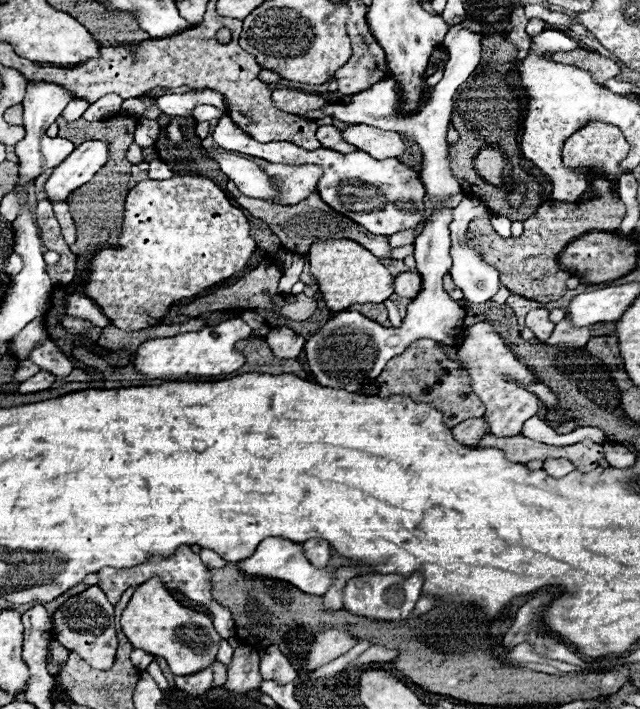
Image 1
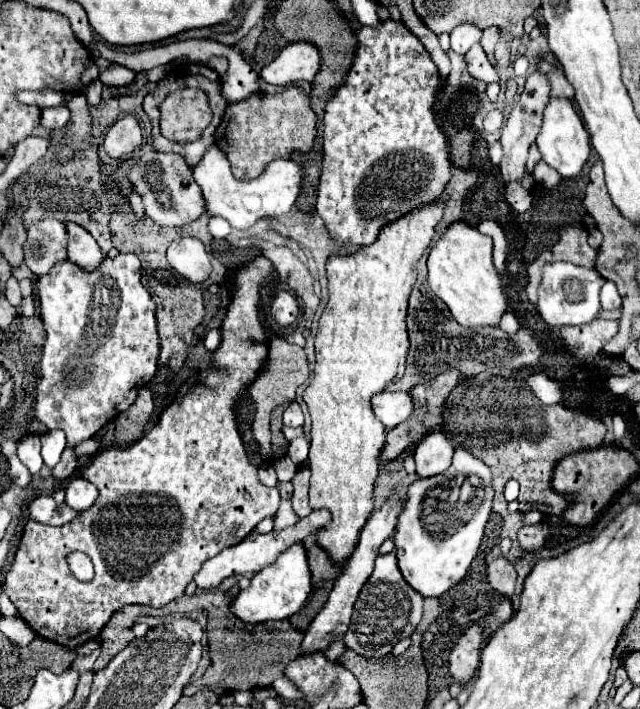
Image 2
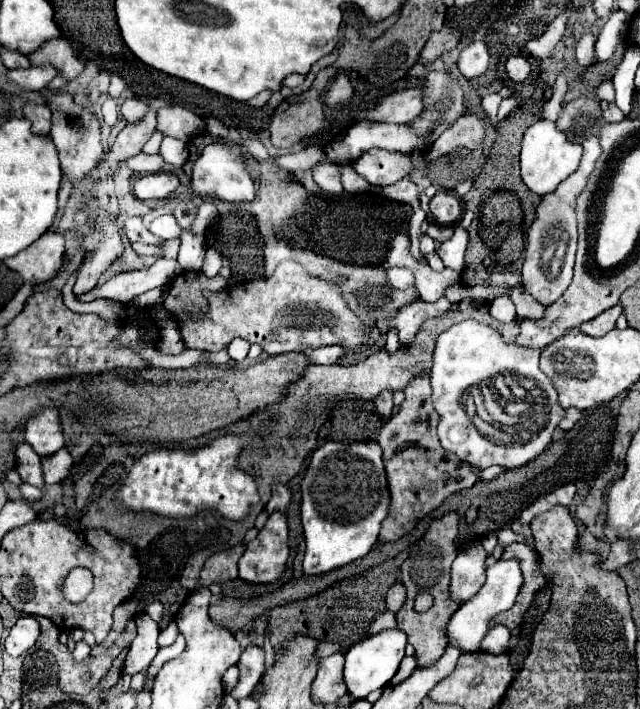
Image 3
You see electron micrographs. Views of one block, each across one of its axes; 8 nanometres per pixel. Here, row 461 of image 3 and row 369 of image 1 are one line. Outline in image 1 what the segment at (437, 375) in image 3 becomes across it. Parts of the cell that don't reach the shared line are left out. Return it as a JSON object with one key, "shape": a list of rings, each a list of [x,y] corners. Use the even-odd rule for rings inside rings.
{"shape":[[[482,320],[482,322],[476,322],[474,326],[462,328],[460,344],[458,344],[458,360],[472,380],[474,394],[486,406],[484,420],[488,422],[490,432],[494,436],[516,436],[516,434],[520,434],[522,424],[530,416],[538,414],[538,410],[540,410],[540,402],[538,402],[536,394],[528,390],[528,386],[538,384],[538,378],[504,344],[502,336],[496,332],[492,322]]]}

